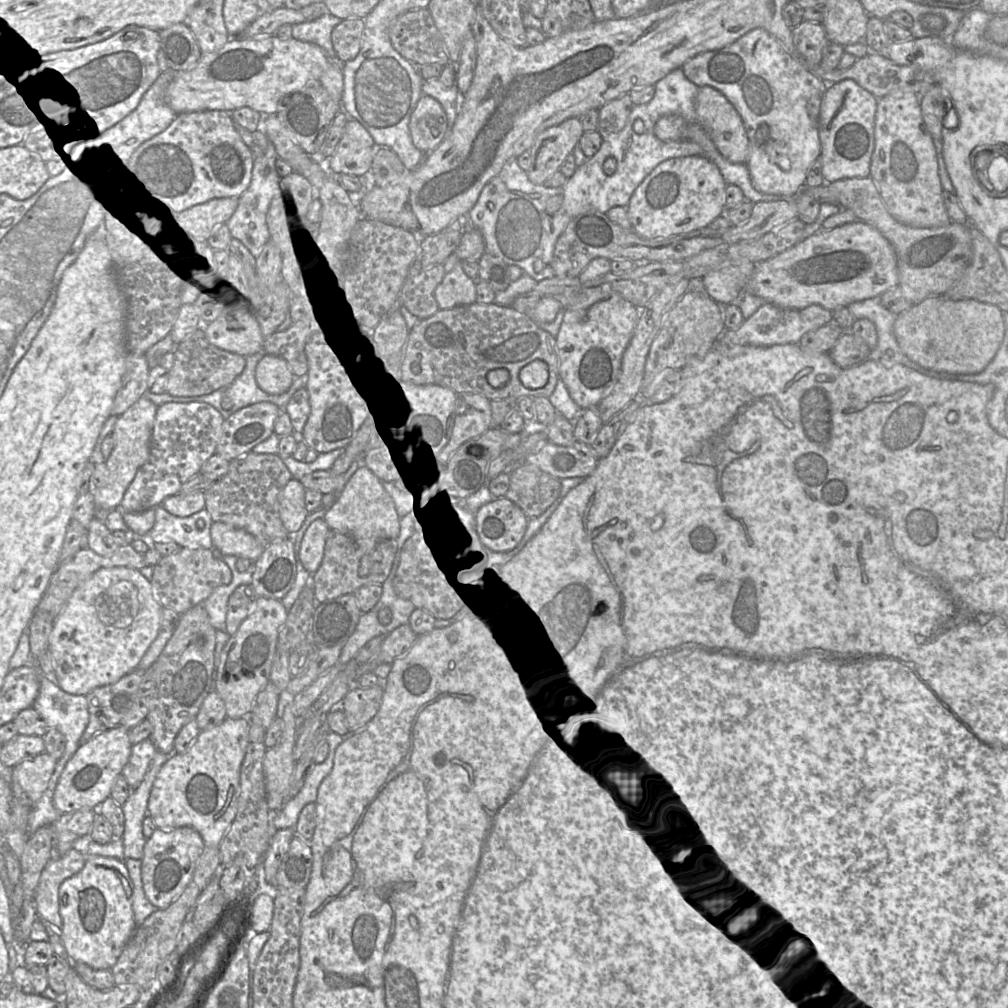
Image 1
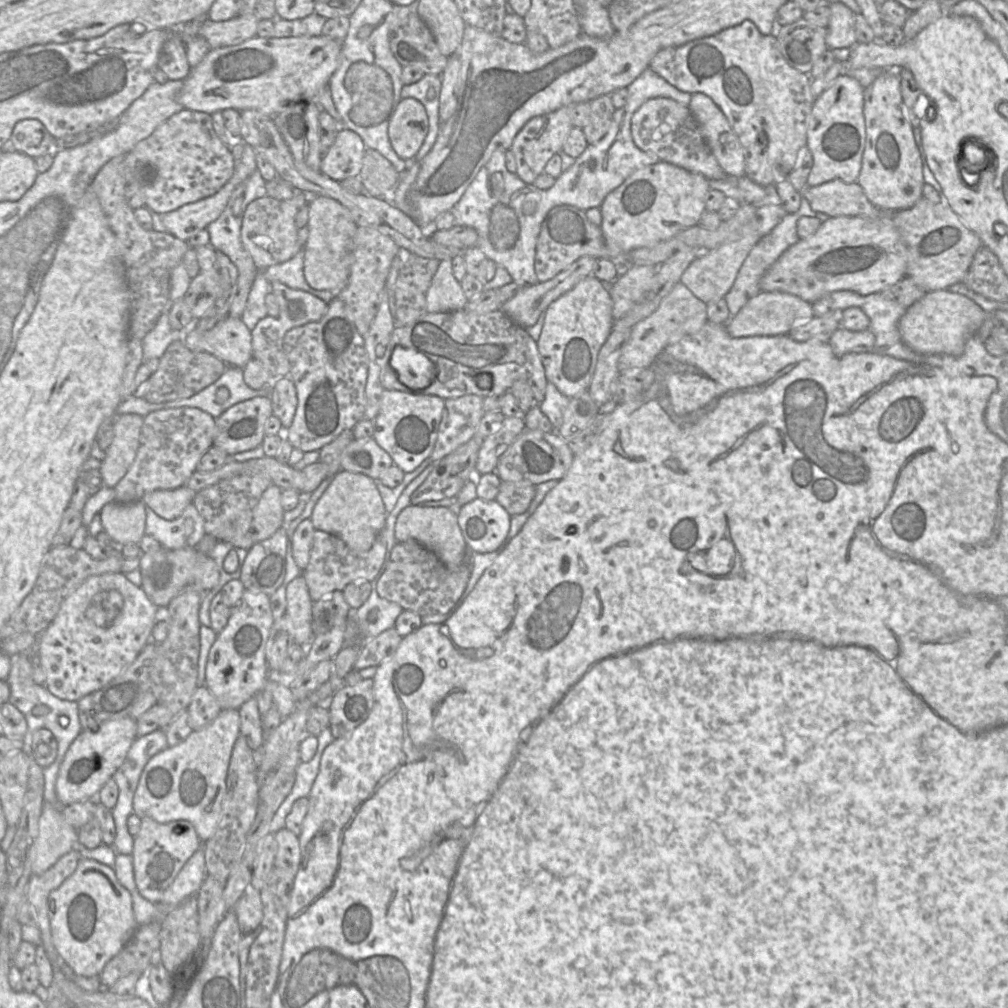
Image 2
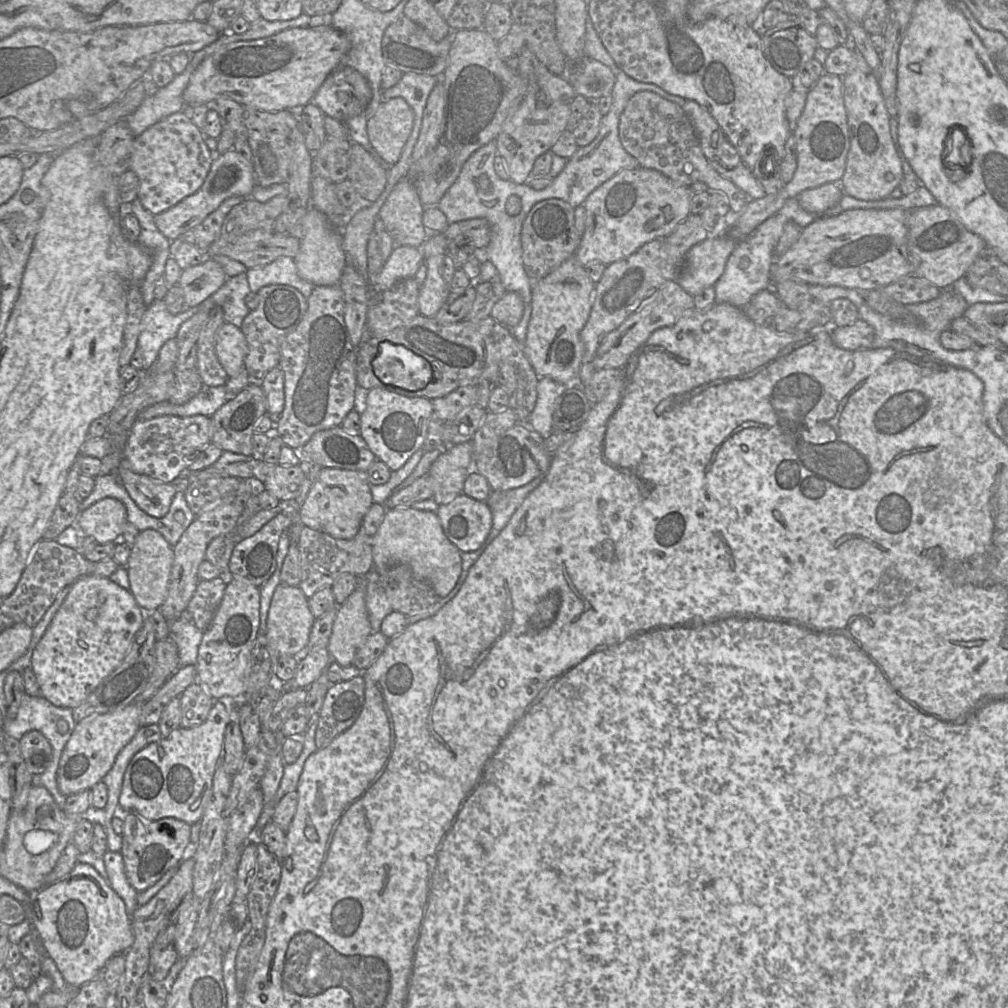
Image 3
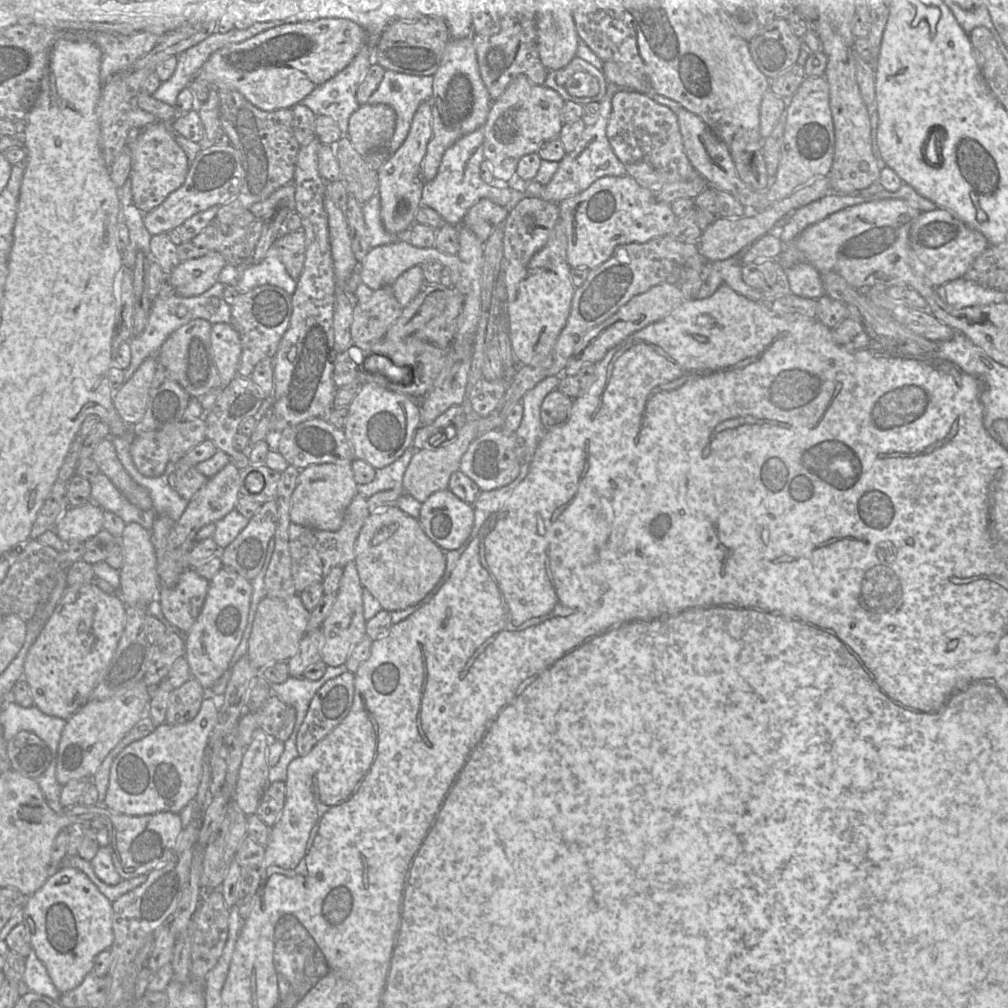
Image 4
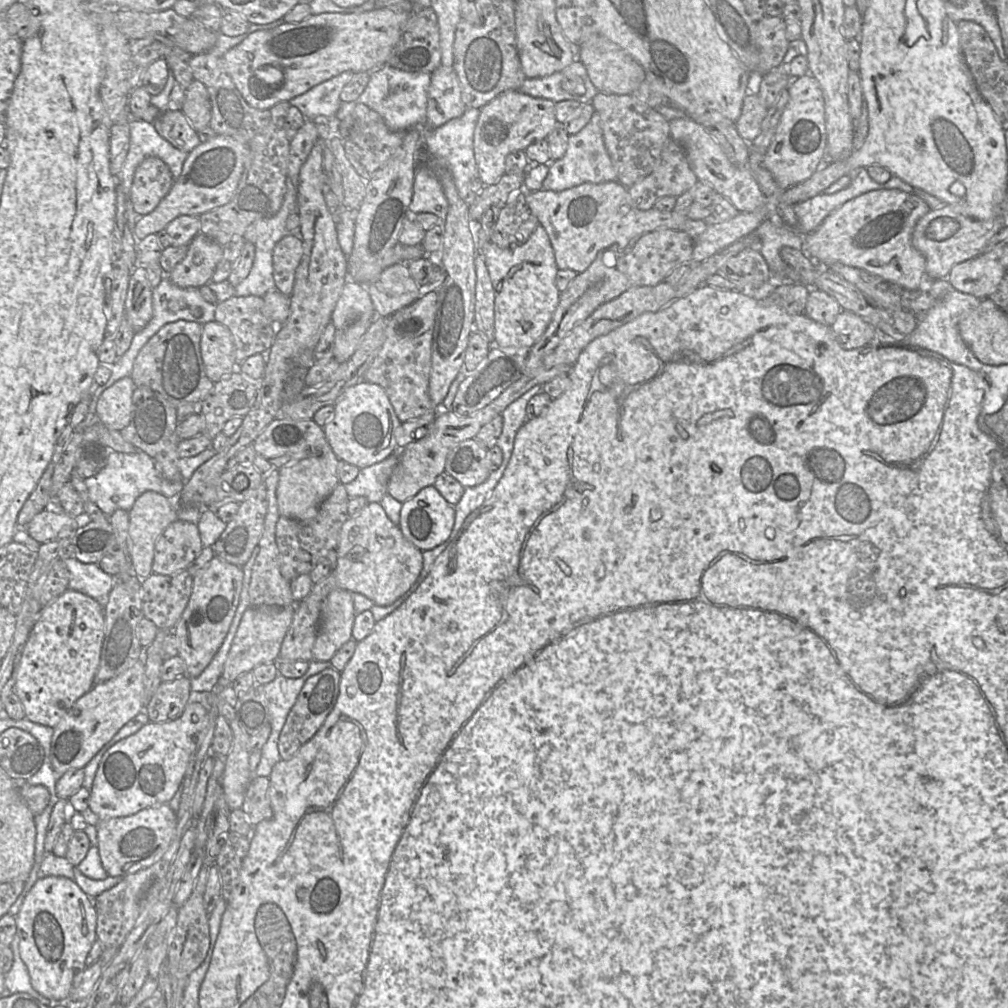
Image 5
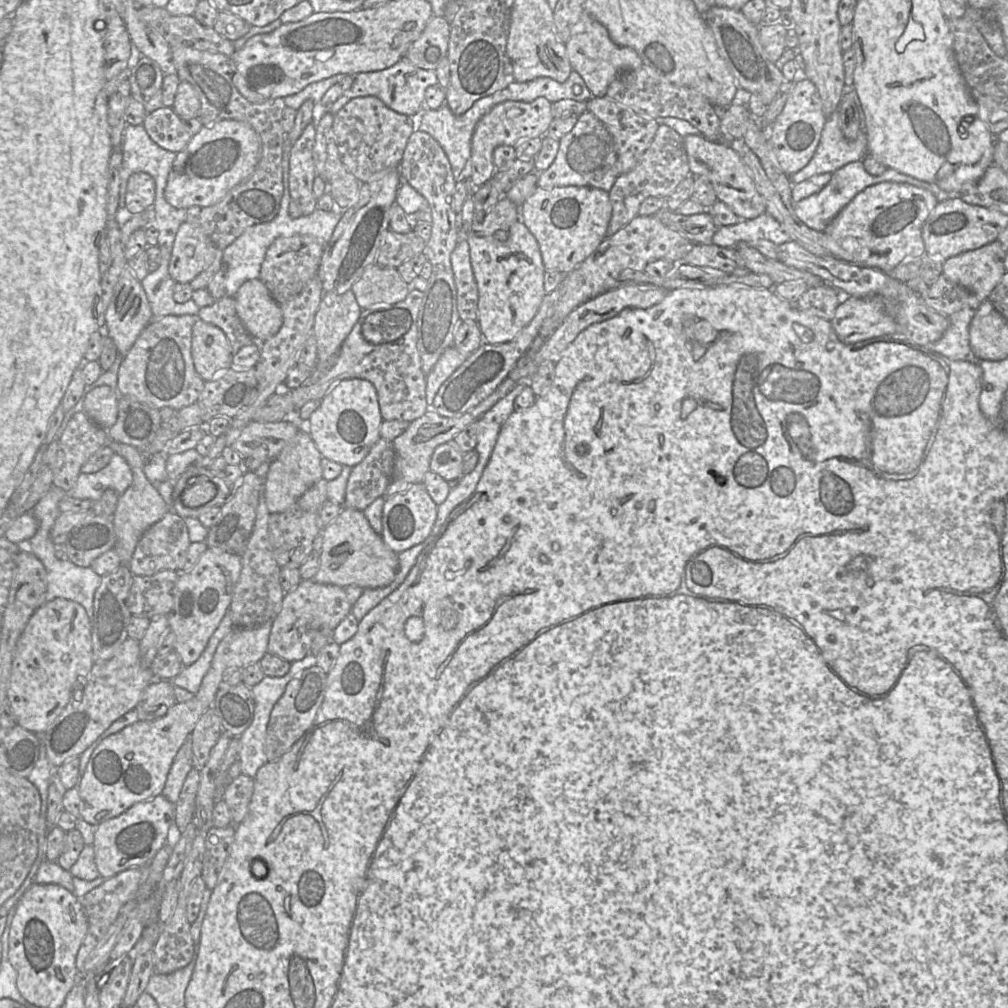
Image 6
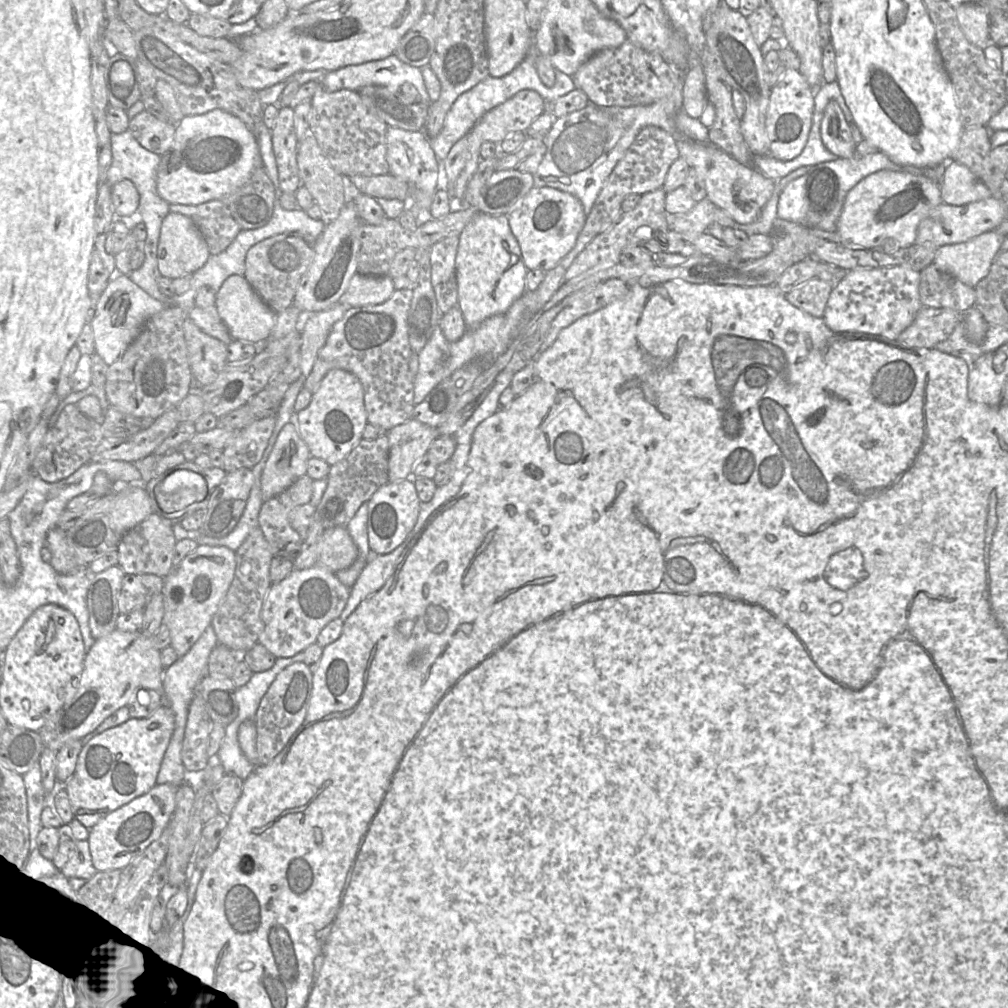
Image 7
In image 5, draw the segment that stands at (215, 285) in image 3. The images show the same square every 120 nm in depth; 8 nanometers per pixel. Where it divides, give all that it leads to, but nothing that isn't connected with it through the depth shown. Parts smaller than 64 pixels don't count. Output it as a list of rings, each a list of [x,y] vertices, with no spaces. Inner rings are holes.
[[[202,232],[187,245],[187,254],[169,273],[171,281],[181,288],[200,288],[211,282],[223,256],[223,246]]]

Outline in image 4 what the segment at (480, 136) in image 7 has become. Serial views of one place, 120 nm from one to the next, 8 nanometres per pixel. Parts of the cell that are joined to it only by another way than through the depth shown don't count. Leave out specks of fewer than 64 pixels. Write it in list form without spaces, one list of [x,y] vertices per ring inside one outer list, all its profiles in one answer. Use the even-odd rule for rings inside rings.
[[[524,75],[517,76],[503,94],[492,102],[486,122],[482,126],[482,131],[484,135],[484,161],[490,165],[495,179],[509,183],[516,176],[518,162],[523,156],[538,152],[544,144],[559,136],[563,126],[561,111],[564,103],[565,100],[555,90],[544,85],[534,84]]]

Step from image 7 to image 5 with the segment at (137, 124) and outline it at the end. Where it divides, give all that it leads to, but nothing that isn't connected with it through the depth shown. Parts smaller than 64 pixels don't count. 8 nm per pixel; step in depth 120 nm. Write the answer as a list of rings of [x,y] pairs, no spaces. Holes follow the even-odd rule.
[[[166,109],[153,125],[159,135],[182,151],[190,152],[201,143],[198,131],[181,110]]]

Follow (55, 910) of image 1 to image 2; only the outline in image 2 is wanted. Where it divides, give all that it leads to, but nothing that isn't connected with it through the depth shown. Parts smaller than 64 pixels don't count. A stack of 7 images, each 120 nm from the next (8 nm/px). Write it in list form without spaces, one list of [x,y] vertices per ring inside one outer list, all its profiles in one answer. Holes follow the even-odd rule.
[[[73,848],[42,874],[32,875],[27,886],[26,899],[37,911],[37,928],[40,931],[41,945],[51,961],[53,970],[58,966],[56,956],[59,955],[51,937],[48,897],[51,891],[74,873],[81,859],[80,852]]]

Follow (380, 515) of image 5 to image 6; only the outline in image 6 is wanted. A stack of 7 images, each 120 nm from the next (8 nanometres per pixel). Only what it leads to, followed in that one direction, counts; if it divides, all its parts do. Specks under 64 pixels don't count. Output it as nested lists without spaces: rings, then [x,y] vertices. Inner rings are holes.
[[[344,508],[341,514],[322,532],[319,569],[314,581],[345,588],[350,585],[362,589],[382,588],[390,585],[399,569],[398,554],[392,551],[376,533],[363,511]]]

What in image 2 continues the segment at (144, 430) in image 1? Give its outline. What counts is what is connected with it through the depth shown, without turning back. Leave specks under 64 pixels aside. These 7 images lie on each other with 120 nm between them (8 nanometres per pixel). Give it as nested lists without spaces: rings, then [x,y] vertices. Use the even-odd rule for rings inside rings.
[[[135,413],[116,417],[114,437],[99,468],[105,486],[115,488],[132,465],[139,447],[143,420],[144,416]]]

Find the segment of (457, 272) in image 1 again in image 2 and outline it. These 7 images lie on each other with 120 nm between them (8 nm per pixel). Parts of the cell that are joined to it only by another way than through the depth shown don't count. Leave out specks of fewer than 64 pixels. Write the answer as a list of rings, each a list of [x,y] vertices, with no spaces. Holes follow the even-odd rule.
[[[441,260],[426,293],[427,312],[463,309],[467,301],[460,282],[453,275],[451,260]]]

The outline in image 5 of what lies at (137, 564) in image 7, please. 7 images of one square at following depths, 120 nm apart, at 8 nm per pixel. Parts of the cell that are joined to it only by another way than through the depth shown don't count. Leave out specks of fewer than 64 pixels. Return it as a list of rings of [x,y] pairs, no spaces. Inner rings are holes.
[[[178,519],[162,532],[155,543],[152,572],[171,575],[186,570],[203,547],[197,525]]]

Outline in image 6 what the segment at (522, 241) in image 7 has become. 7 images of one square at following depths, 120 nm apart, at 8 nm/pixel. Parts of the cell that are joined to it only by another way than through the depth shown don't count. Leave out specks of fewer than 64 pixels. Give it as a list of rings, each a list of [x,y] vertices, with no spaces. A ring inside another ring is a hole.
[[[584,186],[537,187],[520,206],[520,220],[536,238],[545,269],[564,274],[572,272],[599,247],[607,236],[611,217],[609,193]]]

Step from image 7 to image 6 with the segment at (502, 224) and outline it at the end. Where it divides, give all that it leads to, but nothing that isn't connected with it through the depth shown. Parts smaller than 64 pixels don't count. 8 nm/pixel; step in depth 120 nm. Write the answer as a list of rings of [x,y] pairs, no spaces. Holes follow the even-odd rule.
[[[472,197],[464,202],[461,211],[461,239],[466,239],[470,250],[471,266],[478,287],[478,319],[484,341],[500,344],[511,341],[533,319],[544,296],[546,269],[539,244],[527,226],[516,221],[505,241],[494,237],[468,235],[473,224],[475,207]]]

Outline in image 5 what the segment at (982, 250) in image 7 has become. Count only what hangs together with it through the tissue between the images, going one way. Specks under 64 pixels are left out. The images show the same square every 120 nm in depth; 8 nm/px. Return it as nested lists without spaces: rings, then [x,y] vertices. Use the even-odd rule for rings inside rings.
[[[980,254],[955,265],[946,279],[955,290],[981,300],[989,298],[1006,273],[996,258]]]

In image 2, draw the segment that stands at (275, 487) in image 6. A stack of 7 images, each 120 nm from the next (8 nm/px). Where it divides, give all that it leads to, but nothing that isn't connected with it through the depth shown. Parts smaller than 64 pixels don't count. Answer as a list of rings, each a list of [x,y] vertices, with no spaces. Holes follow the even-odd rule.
[[[339,471],[332,476],[309,519],[316,530],[337,536],[351,549],[367,551],[384,529],[388,513],[374,479],[361,473]]]

